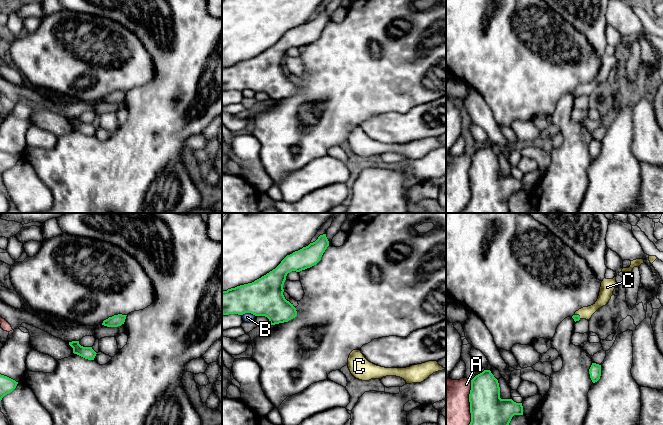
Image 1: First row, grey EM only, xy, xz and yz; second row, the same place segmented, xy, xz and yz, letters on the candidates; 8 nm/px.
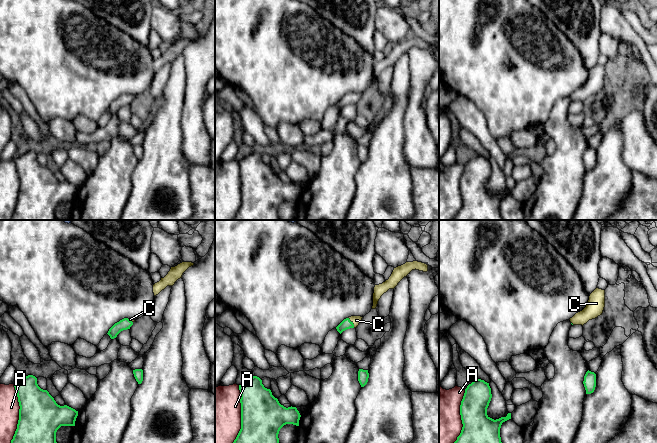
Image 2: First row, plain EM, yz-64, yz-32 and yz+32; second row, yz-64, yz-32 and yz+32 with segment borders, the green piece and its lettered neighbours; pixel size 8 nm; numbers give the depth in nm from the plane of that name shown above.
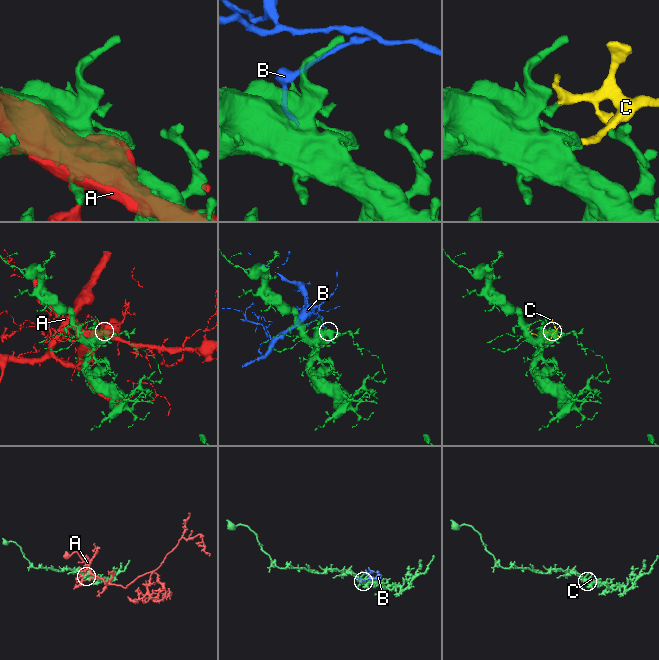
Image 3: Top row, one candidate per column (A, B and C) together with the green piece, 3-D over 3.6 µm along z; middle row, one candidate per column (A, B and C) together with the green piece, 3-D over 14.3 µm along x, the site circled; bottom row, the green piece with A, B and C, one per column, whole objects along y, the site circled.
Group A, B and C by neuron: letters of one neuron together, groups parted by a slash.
A / B / C

